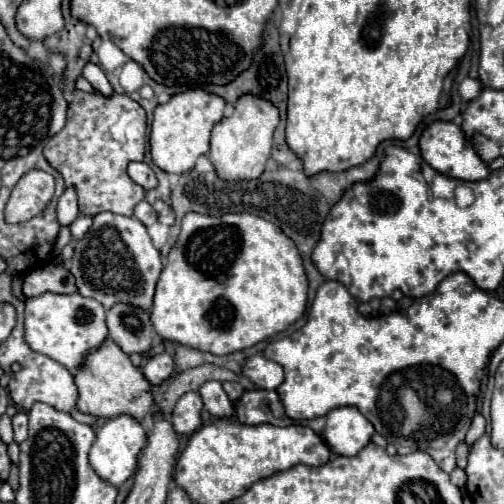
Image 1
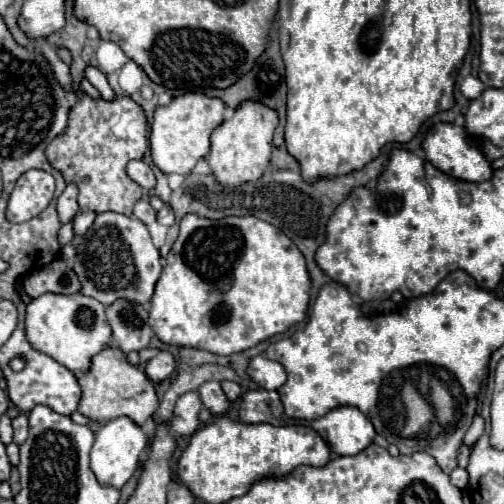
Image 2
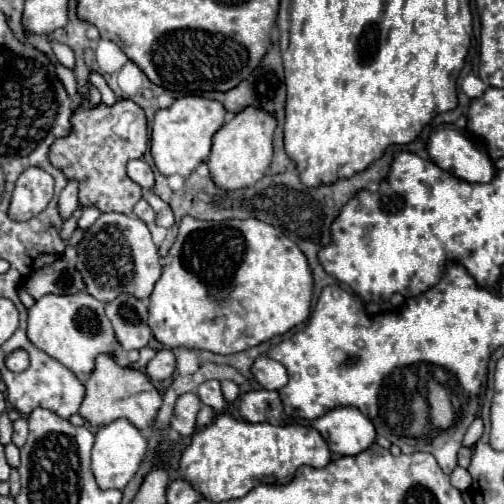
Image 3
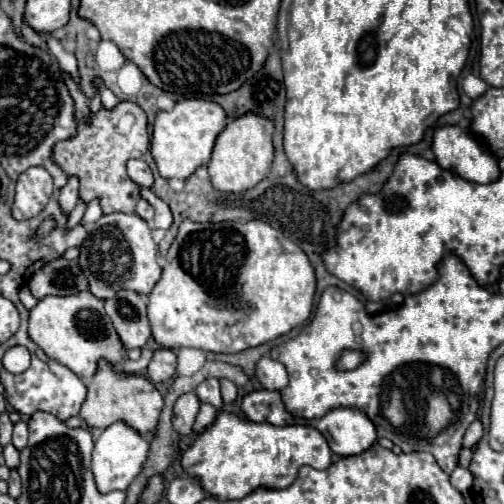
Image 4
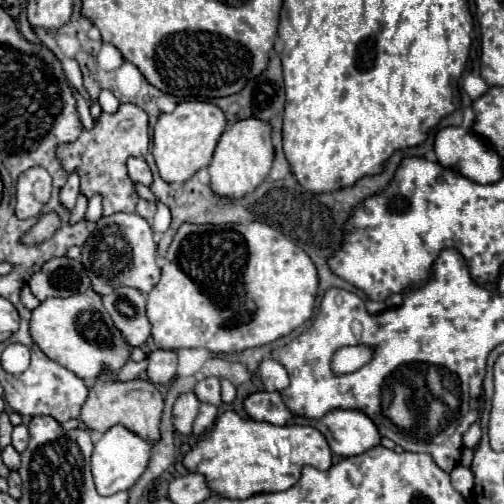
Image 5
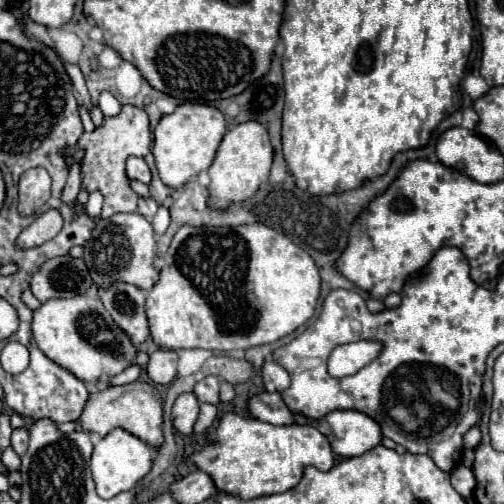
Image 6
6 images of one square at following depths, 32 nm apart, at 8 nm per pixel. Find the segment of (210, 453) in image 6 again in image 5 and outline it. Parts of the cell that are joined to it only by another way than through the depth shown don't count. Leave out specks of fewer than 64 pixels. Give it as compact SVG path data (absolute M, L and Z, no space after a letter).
M224 412L212 432L184 456L190 472L206 476L212 492L228 498L248 498L264 492L282 492L300 480L304 466L328 470L332 466L332 450L326 438L312 426L274 426L240 418L236 412Z

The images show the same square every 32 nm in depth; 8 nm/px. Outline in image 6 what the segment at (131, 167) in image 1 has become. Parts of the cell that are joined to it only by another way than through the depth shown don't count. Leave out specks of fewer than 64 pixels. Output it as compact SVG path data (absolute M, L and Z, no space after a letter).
M130 156L126 160L126 174L128 174L128 178L136 178L136 180L140 180L144 184L150 184L150 168L144 162L144 158Z

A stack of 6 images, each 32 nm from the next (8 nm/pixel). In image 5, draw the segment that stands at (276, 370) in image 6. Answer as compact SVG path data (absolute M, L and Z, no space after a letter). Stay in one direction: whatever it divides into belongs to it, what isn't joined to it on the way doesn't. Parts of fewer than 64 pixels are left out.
M264 360L260 364L258 374L268 392L280 392L280 390L288 388L288 384L290 384L286 368L282 364L278 364L276 360Z

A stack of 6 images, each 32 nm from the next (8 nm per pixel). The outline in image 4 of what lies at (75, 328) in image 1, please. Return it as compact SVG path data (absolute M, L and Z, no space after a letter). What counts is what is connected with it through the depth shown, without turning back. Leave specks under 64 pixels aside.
M78 292L72 296L46 296L38 302L36 308L30 310L30 338L44 350L44 354L62 366L70 368L76 376L92 378L98 370L98 362L106 360L114 368L124 362L126 348L120 344L120 336L108 320L104 312L104 304L100 298L92 296L92 292Z

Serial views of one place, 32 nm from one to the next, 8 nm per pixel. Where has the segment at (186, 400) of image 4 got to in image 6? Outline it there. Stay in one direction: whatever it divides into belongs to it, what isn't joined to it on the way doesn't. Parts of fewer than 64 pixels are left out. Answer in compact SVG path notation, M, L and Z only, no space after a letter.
M188 392L180 394L172 408L172 424L180 434L192 434L192 428L198 420L198 398Z

